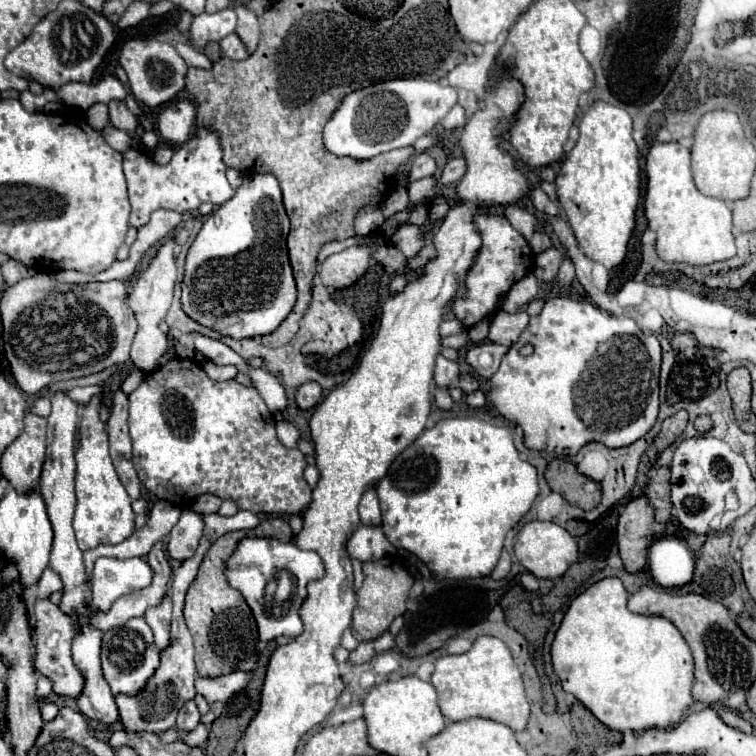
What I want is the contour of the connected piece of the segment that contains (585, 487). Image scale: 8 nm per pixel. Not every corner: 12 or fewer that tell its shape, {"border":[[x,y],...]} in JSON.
{"border":[[554,458],[548,486],[582,510],[600,504],[602,488],[570,460]]}

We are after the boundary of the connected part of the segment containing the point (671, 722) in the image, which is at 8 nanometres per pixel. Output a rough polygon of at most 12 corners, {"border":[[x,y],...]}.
{"border":[[618,578],[576,596],[562,688],[612,730],[674,728],[694,664]]}

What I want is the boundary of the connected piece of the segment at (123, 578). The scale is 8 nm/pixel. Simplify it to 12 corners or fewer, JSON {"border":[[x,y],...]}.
{"border":[[98,558],[92,604],[108,612],[120,596],[150,586],[144,558]]}

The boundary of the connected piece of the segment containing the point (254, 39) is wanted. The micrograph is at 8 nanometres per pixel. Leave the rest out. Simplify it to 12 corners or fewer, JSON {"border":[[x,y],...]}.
{"border":[[236,8],[236,34],[248,54],[258,46],[260,26],[254,12]]}

